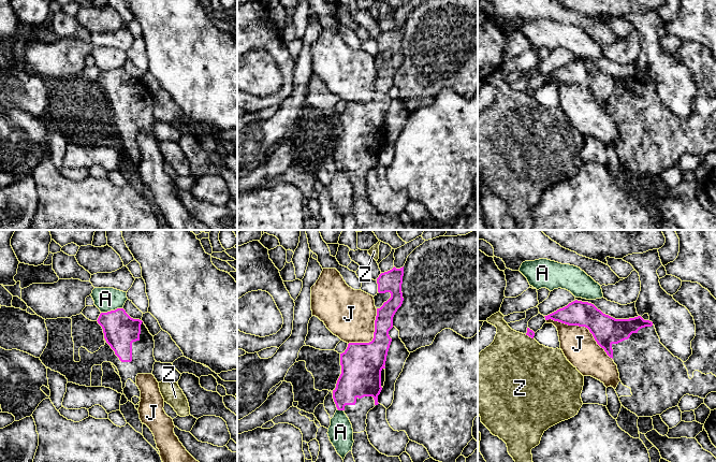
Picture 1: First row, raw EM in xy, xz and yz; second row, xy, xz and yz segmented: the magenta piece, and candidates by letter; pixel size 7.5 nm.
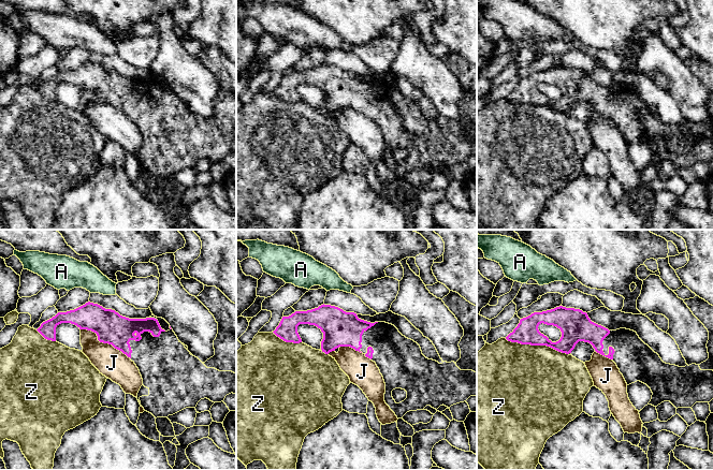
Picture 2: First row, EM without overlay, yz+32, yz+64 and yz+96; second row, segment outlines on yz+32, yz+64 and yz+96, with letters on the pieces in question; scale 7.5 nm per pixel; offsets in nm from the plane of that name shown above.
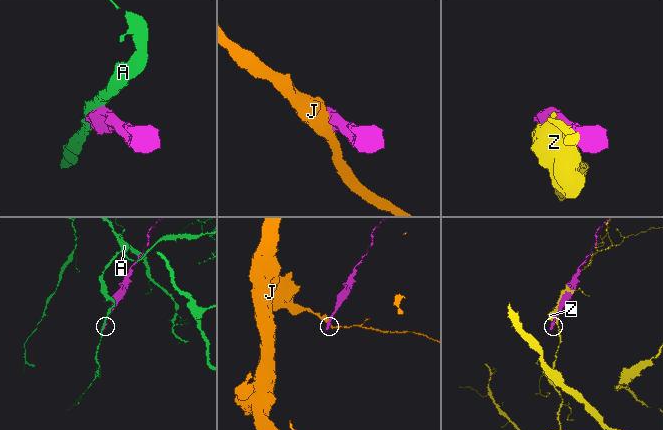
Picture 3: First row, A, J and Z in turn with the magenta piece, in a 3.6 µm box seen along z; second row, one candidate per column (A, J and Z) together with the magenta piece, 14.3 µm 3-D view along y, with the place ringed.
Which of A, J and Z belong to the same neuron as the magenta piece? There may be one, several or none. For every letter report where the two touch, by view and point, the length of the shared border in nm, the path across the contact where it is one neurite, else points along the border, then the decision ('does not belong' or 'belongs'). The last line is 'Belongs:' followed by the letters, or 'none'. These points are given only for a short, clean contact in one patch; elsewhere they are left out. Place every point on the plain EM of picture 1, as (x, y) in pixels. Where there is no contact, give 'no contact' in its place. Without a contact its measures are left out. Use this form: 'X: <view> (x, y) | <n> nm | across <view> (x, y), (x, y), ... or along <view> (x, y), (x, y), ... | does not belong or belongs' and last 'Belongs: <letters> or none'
A: xy (111, 70) | 170 nm | does not belong
J: yz (582, 85) | 600 nm | does not belong
Z: yz (529, 96) | 70 nm | does not belong
Belongs: none

